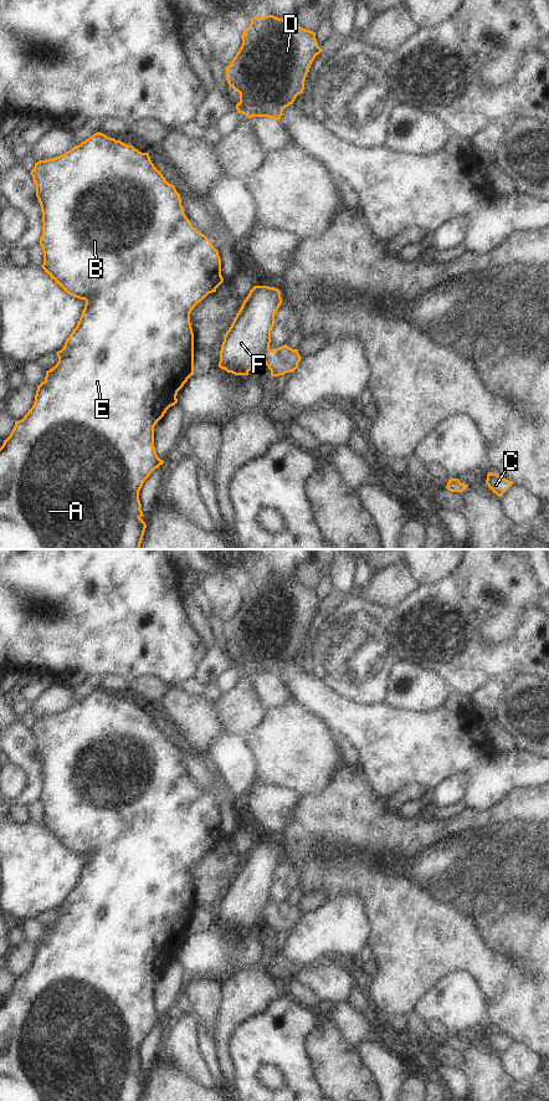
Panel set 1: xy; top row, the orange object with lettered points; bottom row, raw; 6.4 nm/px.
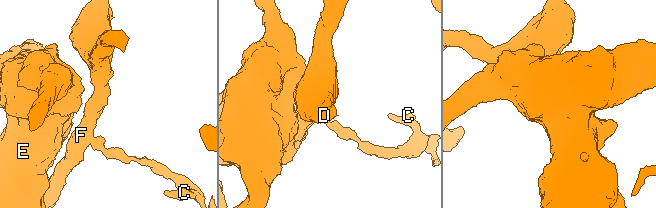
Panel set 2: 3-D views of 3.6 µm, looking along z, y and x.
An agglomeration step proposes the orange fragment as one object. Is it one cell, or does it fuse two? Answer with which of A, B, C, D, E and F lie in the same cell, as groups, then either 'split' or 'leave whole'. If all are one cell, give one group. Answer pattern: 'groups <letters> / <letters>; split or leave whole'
groups A B D E F / C; split

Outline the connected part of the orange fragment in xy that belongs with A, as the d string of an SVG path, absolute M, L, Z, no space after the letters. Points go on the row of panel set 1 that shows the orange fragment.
M97 132L65 154L35 163L35 167L30 174L34 178L36 185L36 196L42 211L43 225L42 235L39 241L43 252L42 268L65 292L76 298L84 299L86 304L76 328L66 339L63 348L56 353L58 357L57 364L46 372L45 380L37 386L32 408L24 419L15 421L15 426L10 436L4 440L2 446L0 447L0 549L140 549L140 543L147 524L140 518L144 514L140 509L142 505L139 501L139 491L150 473L164 464L164 461L158 457L154 447L154 426L164 416L166 410L178 403L178 391L194 374L194 333L190 323L190 313L199 302L201 302L209 293L216 292L216 288L224 282L221 276L221 258L219 256L219 251L212 246L211 241L191 225L190 220L184 212L180 194L176 191L175 186L169 184L163 174L154 167L149 153L142 153L133 145L128 145L120 140L116 140L114 138L109 138L106 134Z

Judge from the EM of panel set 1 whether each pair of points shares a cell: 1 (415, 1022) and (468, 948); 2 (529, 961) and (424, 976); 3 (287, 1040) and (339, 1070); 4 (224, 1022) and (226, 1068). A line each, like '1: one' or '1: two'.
1: two
2: one
3: two
4: one

